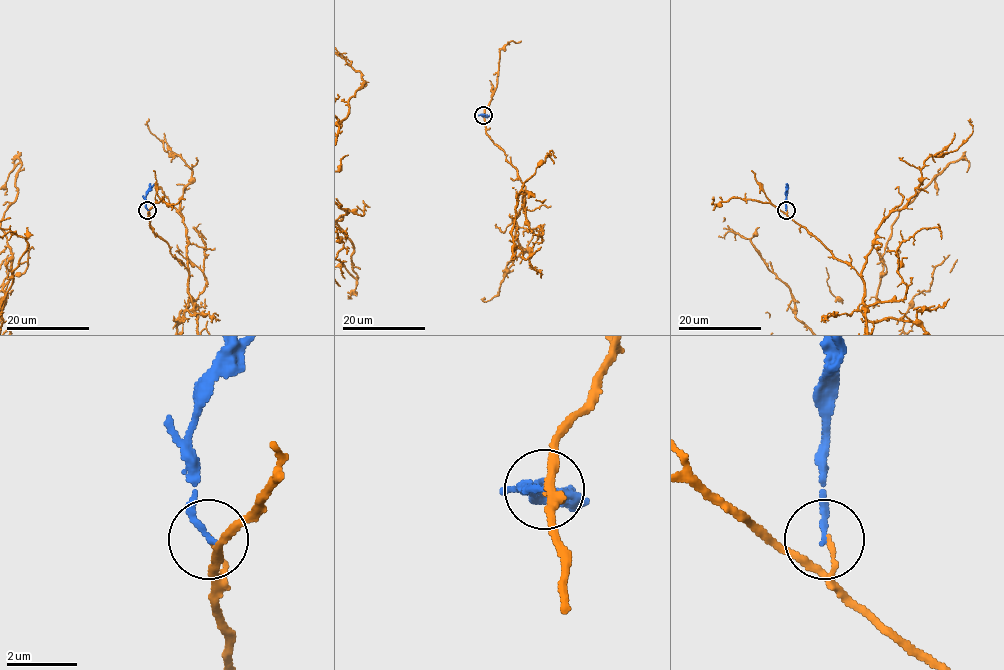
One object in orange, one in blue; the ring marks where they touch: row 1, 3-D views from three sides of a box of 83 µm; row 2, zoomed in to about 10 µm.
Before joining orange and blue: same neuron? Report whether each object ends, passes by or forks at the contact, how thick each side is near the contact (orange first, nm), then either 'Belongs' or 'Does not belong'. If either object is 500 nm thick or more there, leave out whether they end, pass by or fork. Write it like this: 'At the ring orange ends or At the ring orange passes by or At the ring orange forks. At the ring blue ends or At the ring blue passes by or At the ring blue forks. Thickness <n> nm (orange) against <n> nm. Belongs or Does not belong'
At the ring orange ends. At the ring blue ends. Thickness 120 nm (orange) against 160 nm. Does not belong

